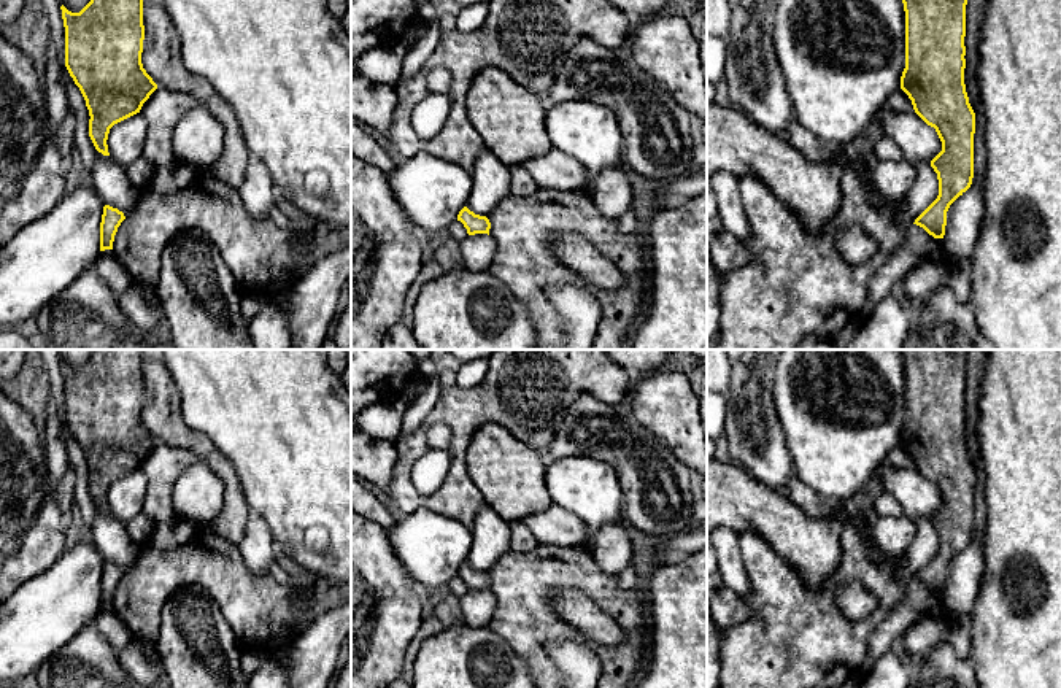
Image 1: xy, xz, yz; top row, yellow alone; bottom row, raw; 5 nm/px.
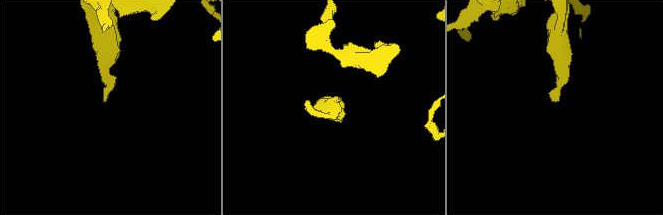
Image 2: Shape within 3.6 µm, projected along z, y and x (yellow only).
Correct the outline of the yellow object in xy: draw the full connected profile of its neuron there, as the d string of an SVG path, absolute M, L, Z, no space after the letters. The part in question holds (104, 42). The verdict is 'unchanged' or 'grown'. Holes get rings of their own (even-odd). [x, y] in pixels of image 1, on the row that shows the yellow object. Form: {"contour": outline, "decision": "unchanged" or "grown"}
{"contour": "M91 0L79 13L60 10L65 67L86 100L89 137L110 156L110 129L140 113L157 89L141 64L143 0Z", "decision": "unchanged"}

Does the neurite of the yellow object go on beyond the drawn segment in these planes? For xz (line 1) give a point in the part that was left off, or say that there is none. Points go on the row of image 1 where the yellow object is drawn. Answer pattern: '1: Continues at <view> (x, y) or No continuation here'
1: No continuation here

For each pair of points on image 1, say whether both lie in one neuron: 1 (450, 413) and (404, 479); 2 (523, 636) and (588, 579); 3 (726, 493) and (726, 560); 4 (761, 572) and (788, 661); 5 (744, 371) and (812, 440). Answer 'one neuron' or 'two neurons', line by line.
1: one neuron
2: one neuron
3: two neurons
4: one neuron
5: two neurons

